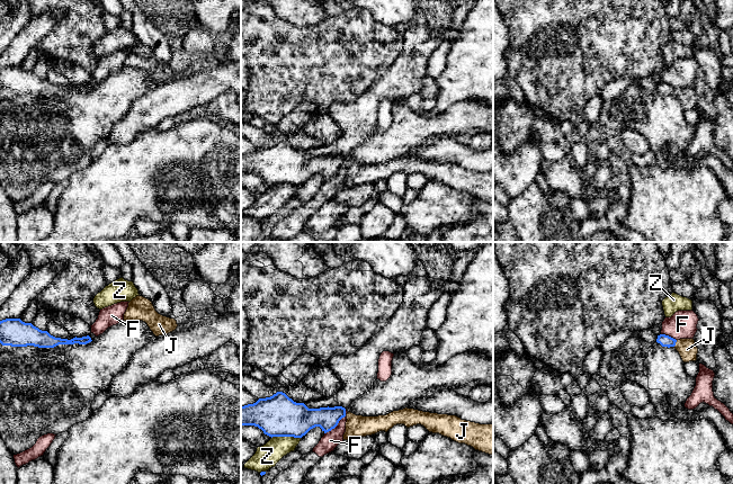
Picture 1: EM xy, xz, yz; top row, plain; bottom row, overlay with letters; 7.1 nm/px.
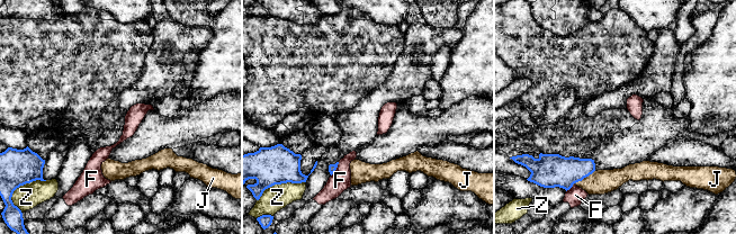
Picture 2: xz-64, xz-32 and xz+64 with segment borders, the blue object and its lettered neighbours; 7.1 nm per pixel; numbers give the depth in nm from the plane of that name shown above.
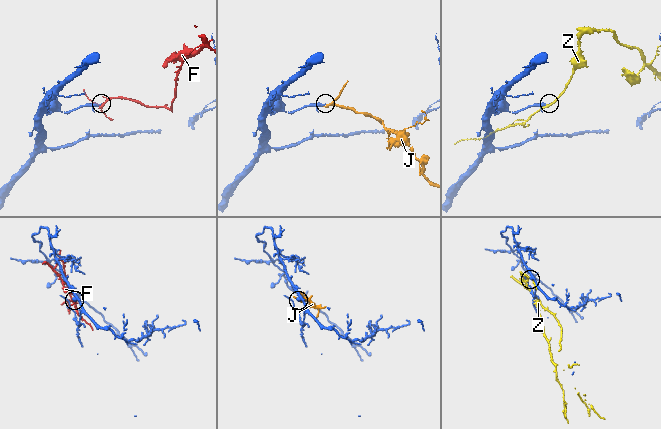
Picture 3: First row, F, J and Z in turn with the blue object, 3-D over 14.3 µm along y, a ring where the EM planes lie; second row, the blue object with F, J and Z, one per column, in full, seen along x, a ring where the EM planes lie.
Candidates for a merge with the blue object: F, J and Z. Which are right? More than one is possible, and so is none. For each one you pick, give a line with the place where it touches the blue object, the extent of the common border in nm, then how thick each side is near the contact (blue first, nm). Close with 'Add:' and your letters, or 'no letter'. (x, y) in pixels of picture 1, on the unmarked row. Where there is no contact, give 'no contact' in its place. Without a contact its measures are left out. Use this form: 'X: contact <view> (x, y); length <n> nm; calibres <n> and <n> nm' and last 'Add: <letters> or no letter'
J: contact yz (675, 91); length 50 nm; calibres 80 and 140 nm
Add: J

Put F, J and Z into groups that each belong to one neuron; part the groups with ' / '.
F / J / Z

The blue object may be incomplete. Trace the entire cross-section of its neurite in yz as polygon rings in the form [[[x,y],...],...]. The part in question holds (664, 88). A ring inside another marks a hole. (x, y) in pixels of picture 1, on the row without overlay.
[[[660,82],[658,83],[656,90],[662,95],[674,95],[683,110],[697,108],[698,96],[694,87],[676,88],[669,83]]]

